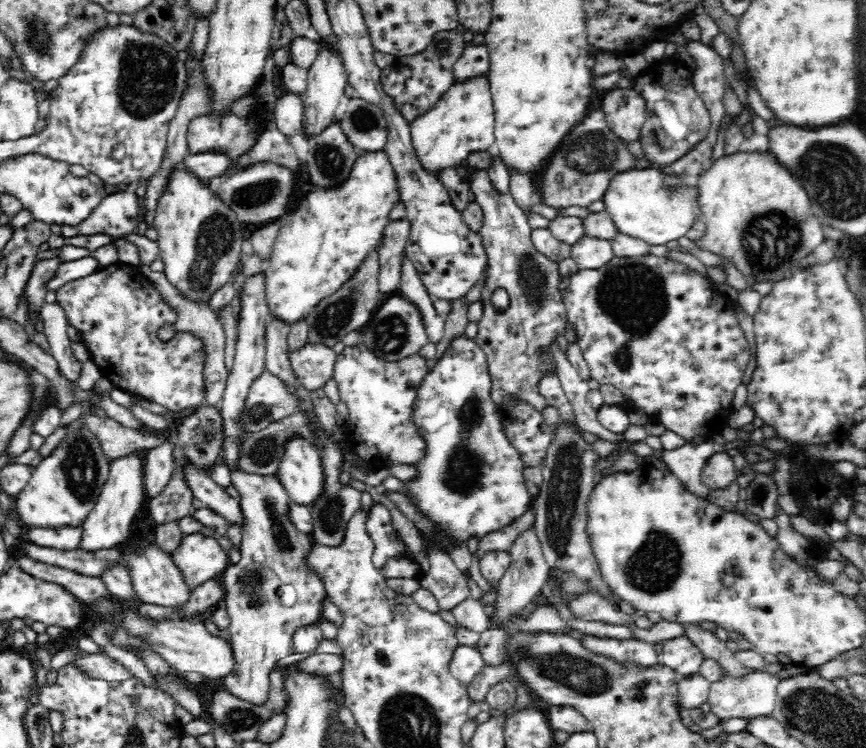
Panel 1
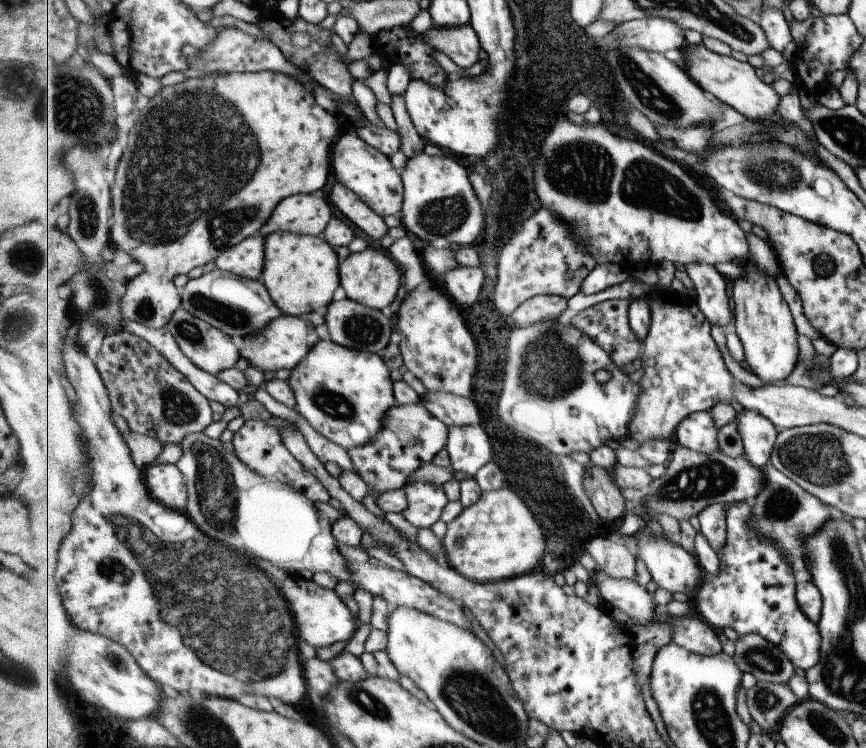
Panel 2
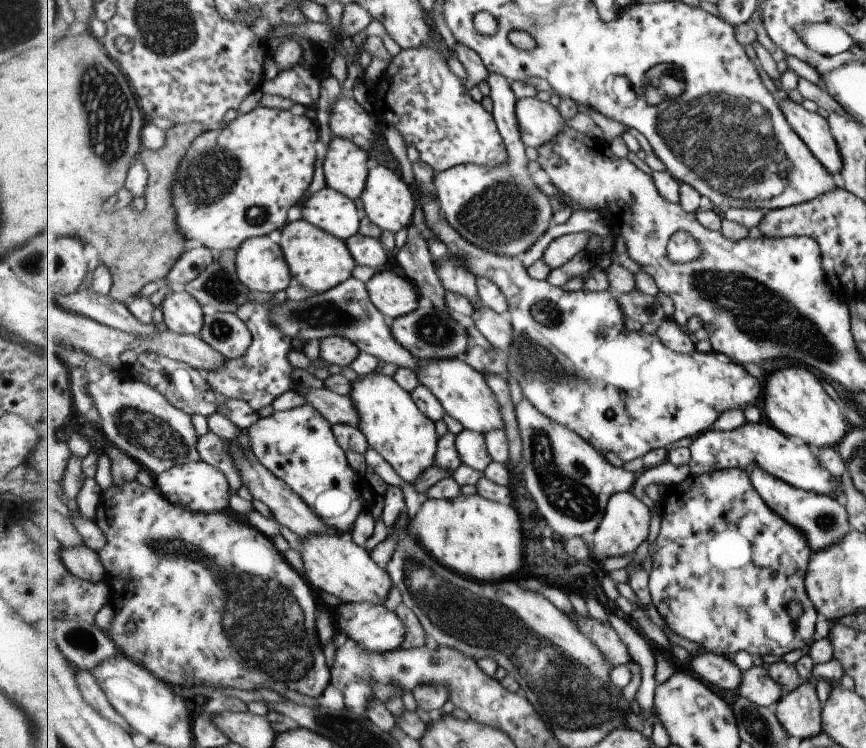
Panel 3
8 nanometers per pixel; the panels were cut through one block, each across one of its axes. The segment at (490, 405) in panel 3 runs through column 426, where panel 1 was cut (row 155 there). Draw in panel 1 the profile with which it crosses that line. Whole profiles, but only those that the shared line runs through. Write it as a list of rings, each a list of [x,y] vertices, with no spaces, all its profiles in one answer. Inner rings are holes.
[[[383,151],[361,153],[350,172],[350,178],[335,188],[314,188],[300,202],[294,214],[281,217],[283,226],[276,235],[270,259],[264,264],[264,298],[268,305],[269,318],[275,318],[291,327],[305,320],[313,308],[336,292],[350,275],[360,268],[361,260],[367,252],[378,248],[390,223],[389,214],[399,202],[397,180]]]

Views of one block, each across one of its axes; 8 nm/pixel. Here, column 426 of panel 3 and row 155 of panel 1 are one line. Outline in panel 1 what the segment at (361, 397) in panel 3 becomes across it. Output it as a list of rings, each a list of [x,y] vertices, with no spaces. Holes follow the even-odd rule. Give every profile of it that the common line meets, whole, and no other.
[[[486,76],[468,83],[454,84],[437,104],[422,116],[410,122],[412,149],[425,172],[438,176],[446,168],[456,168],[478,152],[487,152],[495,146],[495,109]]]

